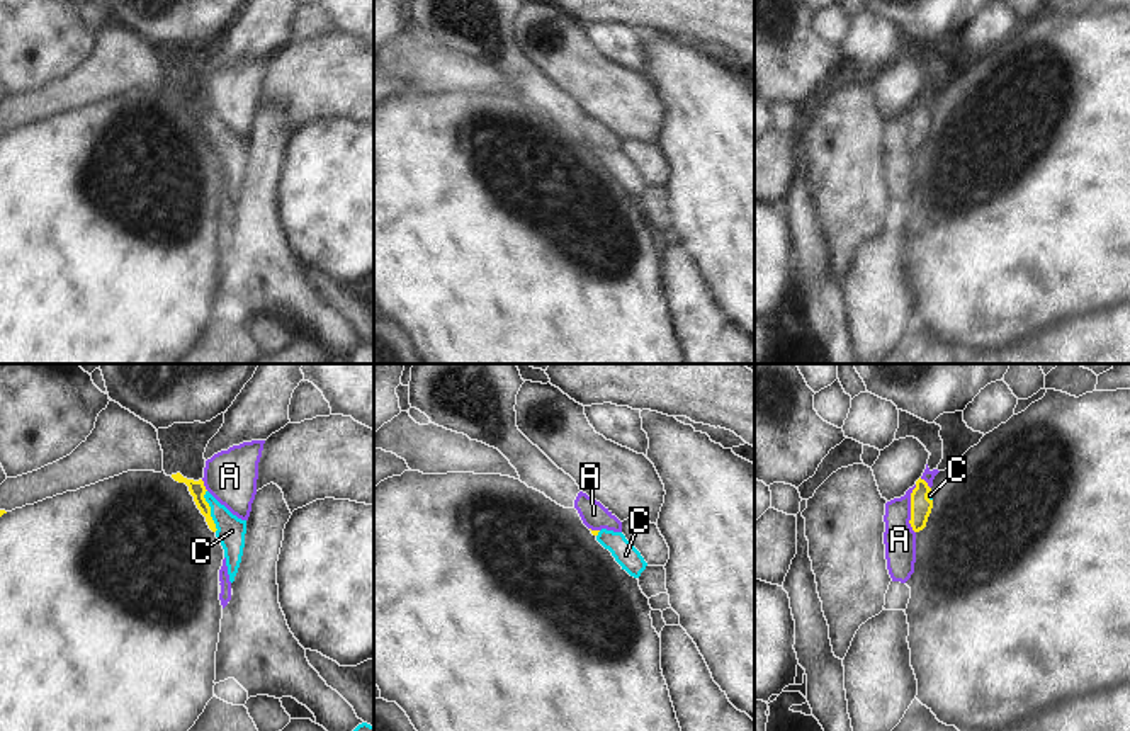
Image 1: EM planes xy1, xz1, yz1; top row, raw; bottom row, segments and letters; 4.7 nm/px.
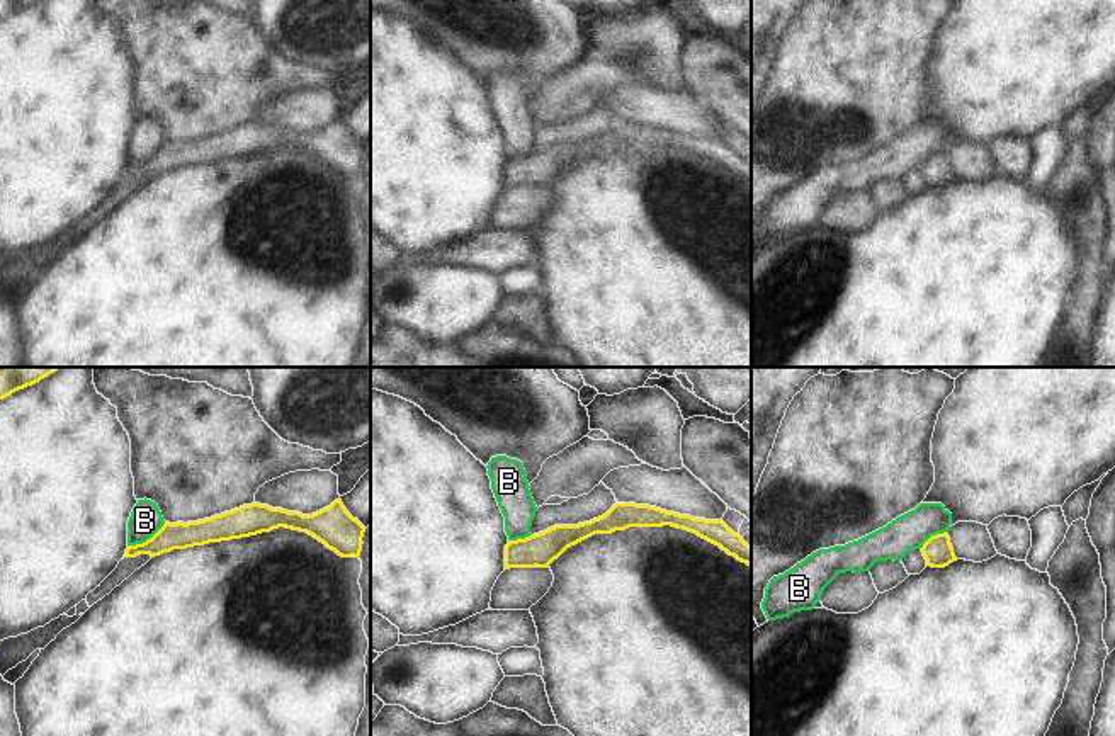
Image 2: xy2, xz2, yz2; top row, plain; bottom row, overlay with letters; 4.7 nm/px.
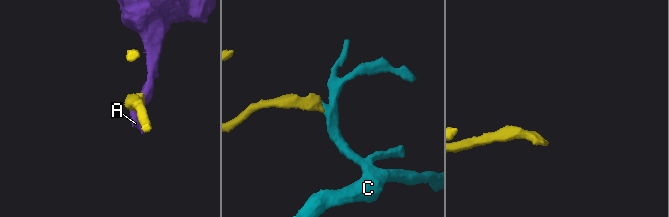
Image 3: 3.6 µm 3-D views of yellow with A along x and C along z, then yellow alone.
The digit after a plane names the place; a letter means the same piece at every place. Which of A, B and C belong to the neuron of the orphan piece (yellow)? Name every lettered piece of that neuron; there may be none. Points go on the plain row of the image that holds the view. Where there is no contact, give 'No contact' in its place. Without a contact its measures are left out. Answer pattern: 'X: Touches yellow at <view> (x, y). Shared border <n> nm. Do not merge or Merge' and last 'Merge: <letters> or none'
A: Touches yellow at yz1 (911, 128). Shared border 240 nm. Do not merge
B: Touches yellow at xy2 (148, 158). Shared border 220 nm. Do not merge
C: Touches yellow at xy1 (209, 130). Shared border 200 nm. Merge
Merge: C.

